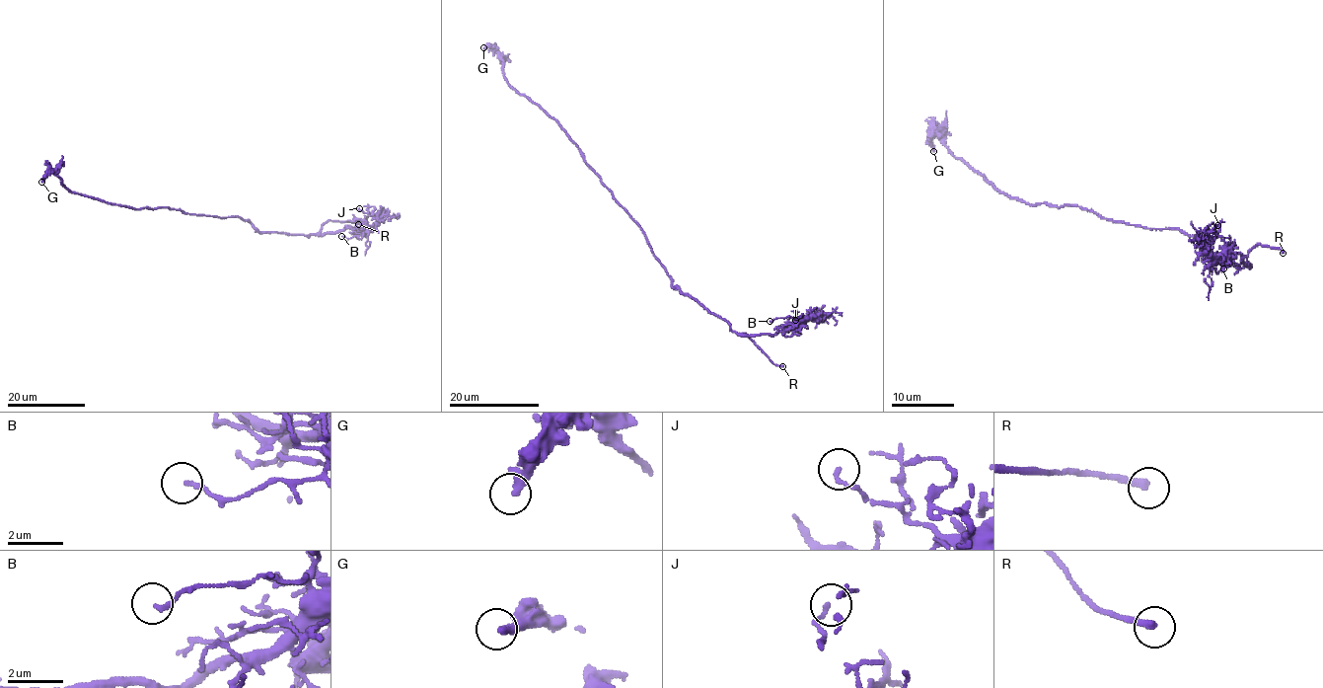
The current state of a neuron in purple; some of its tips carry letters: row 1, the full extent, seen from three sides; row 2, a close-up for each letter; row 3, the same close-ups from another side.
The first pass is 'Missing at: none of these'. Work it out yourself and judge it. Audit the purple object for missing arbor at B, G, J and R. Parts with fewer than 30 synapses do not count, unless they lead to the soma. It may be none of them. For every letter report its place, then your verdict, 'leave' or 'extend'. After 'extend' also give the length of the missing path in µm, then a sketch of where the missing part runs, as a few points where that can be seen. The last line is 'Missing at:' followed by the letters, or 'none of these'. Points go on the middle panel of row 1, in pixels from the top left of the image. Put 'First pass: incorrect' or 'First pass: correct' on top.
First pass: incorrect
B: (770, 321) | leave
G: (483, 47) | leave
J: (795, 320) | leave
R: (782, 366) | extend | 45 µm
Missing at: R

